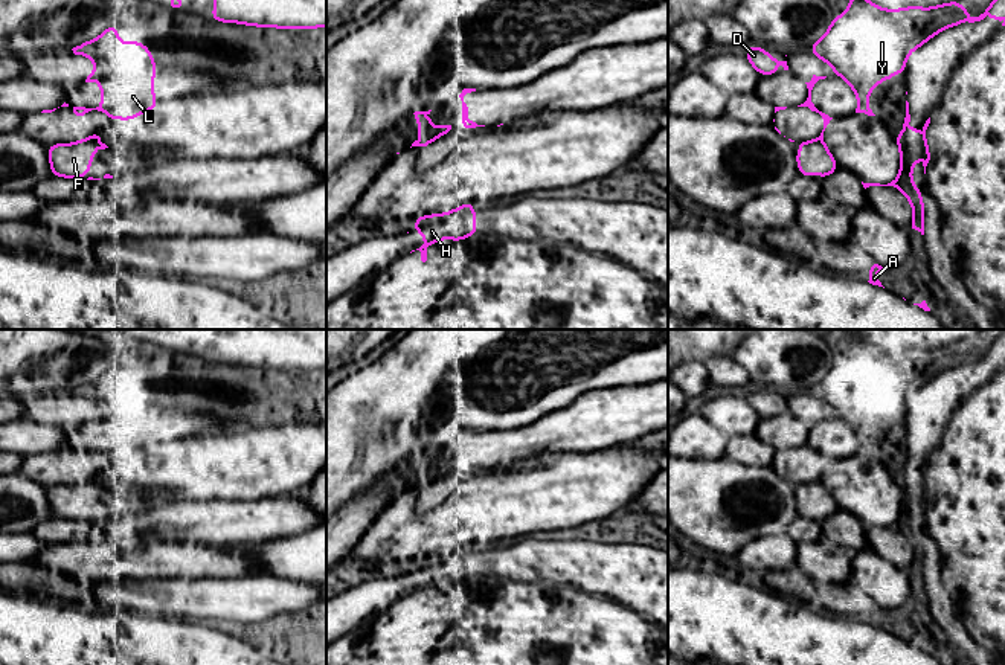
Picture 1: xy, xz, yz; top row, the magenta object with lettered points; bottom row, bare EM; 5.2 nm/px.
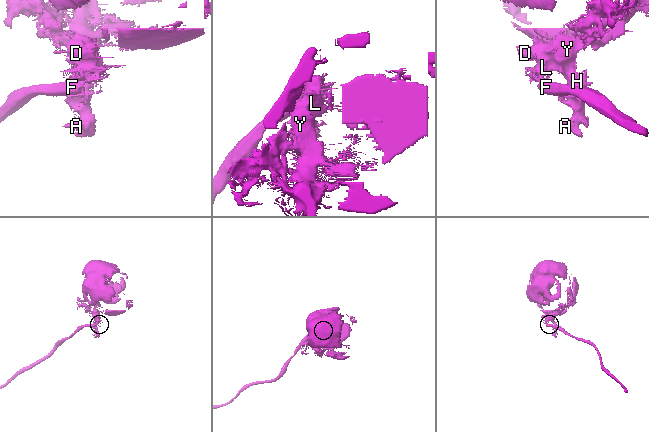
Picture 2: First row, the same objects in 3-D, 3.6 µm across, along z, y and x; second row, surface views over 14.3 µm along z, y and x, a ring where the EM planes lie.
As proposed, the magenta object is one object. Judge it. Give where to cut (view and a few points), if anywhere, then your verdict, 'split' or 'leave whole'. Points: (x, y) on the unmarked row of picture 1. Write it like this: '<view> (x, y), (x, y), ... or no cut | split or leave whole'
xy (99, 482), (77, 484) | split

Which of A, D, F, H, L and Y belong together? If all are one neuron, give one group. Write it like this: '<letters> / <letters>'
A D H L Y / F

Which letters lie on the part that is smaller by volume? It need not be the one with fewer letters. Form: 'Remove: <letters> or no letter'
Remove: F

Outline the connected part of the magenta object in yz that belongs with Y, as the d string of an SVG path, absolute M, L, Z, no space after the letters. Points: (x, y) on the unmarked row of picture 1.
M862 334L851 336L843 357L836 357L827 375L808 394L828 404L857 438L856 455L875 458L868 448L872 430L897 413L906 418L906 401L932 378L964 363L991 357L1005 368L1005 334L999 336L979 358L970 358L958 342L933 349L906 348L883 351Z

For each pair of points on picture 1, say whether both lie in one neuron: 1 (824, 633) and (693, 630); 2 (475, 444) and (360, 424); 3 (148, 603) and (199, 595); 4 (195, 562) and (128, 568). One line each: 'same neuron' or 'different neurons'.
1: same neuron
2: different neurons
3: same neuron
4: same neuron

